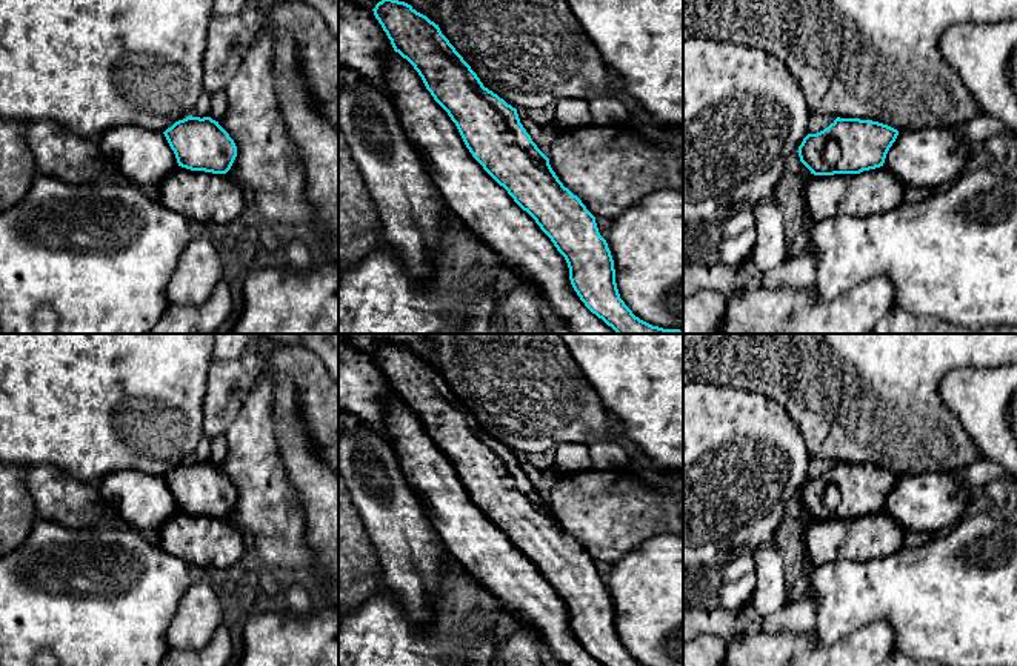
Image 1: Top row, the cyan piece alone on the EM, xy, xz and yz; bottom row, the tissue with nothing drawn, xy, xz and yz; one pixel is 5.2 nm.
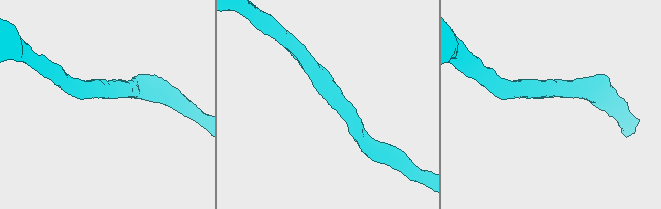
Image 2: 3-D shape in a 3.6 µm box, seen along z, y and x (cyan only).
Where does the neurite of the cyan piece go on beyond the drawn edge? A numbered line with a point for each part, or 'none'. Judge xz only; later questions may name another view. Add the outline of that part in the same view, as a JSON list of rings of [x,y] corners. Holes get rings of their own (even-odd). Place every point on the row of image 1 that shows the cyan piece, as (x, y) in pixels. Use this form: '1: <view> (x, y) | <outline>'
none

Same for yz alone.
none

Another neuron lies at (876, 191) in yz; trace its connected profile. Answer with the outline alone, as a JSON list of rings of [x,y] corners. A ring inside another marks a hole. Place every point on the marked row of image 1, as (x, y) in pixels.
[[[885,166],[860,174],[811,175],[803,198],[815,223],[829,217],[871,217],[897,208],[905,185]]]

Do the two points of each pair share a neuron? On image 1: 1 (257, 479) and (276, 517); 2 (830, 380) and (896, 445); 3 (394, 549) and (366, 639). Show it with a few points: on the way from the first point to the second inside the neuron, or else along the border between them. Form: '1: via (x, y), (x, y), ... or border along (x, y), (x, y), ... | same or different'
1: via (263, 488), (268, 508) | same
2: via (846, 396), (879, 428) | same
3: border along (388, 589), (399, 600), (408, 620) | different

